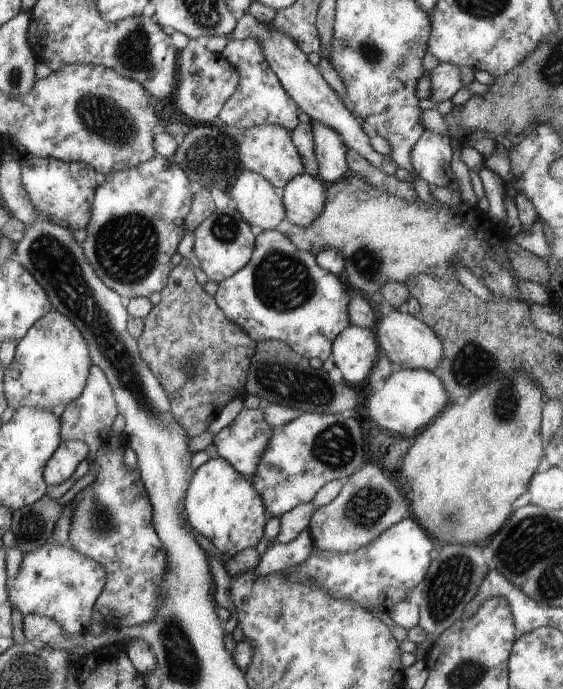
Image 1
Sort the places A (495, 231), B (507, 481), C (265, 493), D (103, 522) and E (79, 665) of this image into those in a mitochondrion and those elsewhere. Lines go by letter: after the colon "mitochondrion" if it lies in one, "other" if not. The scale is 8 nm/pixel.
A: other
B: other
C: other
D: mitochondrion
E: other

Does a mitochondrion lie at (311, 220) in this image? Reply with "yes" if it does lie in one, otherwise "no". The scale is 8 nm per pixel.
no

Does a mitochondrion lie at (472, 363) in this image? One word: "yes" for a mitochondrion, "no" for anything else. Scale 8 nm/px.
yes

